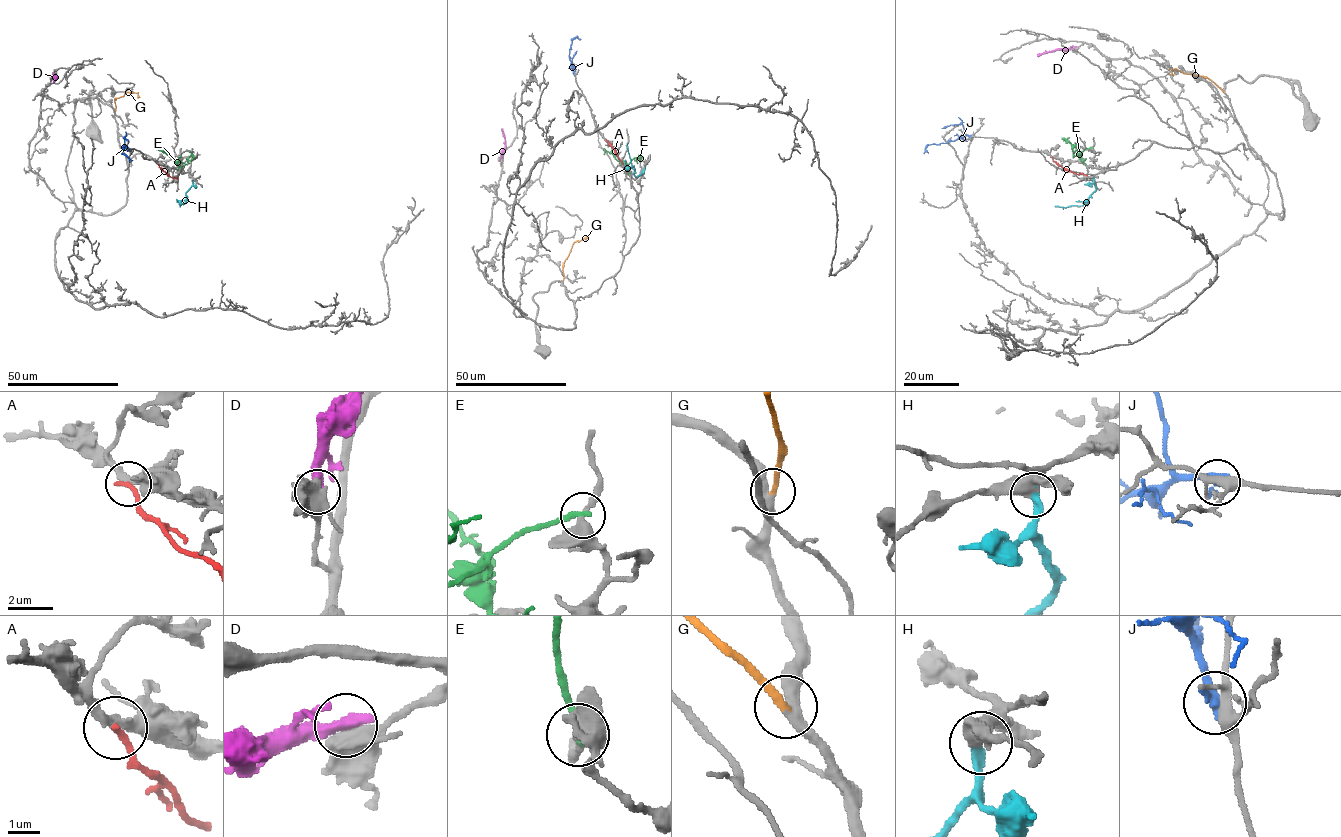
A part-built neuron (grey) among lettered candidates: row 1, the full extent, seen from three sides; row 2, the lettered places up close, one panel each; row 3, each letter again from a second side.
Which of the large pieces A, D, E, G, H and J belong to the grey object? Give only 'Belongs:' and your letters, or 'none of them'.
Belongs: G, H

